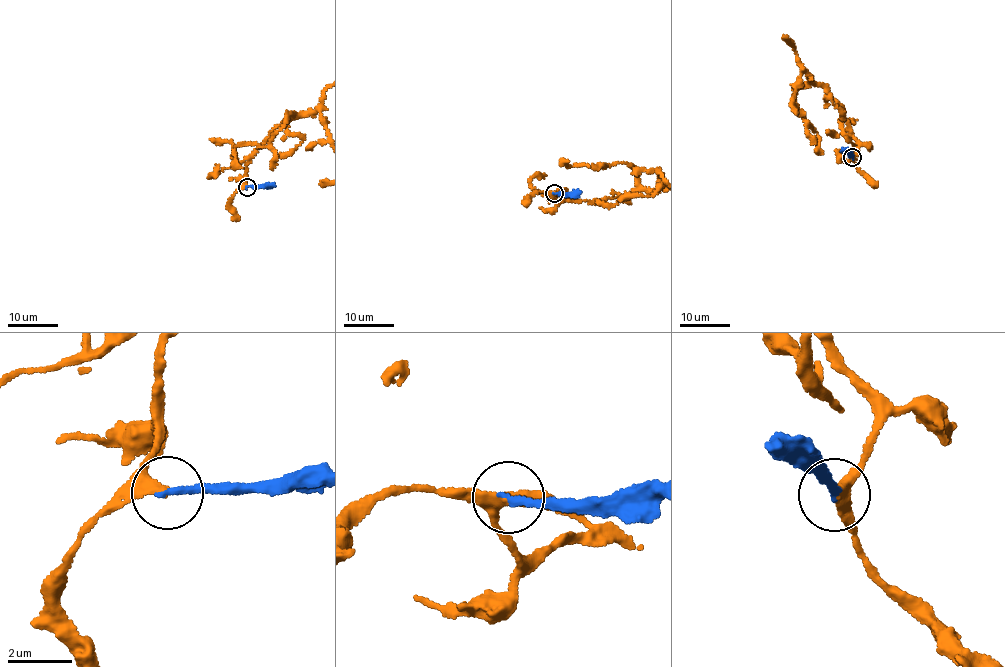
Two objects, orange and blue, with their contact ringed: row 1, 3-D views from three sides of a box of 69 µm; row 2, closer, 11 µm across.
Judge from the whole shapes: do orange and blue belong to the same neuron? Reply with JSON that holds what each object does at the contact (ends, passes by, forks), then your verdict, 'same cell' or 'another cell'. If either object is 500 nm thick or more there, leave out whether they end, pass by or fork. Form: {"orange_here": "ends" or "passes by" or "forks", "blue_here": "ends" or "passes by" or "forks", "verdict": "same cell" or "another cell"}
{"orange_here": "ends", "blue_here": "ends", "verdict": "same cell"}

